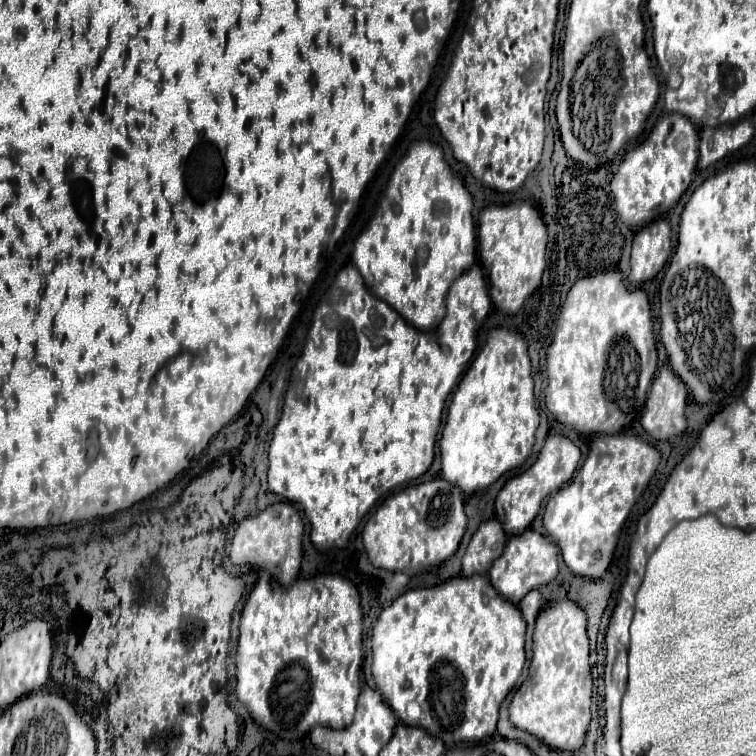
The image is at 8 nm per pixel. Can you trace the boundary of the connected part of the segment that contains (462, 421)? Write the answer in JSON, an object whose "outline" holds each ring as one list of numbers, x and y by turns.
{"outline":[[502,327,490,331,486,345,478,351,470,369,464,373,448,407,448,417,440,439,442,479,460,487,464,493,474,493,478,489,490,487,510,469,526,463,526,459,532,455,534,433,540,423,540,415,534,405,534,379,530,367,526,339,520,333]]}

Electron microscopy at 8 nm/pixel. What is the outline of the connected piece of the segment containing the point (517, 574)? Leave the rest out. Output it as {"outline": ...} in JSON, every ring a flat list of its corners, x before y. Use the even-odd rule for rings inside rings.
{"outline":[[528,529,522,535,508,539,504,553,494,561,494,565,488,571,488,577,492,581,492,587,504,599,518,605,528,591,552,581,556,577,556,573,558,573,558,551,556,551,554,543,550,543,550,539,546,539,544,535]]}

